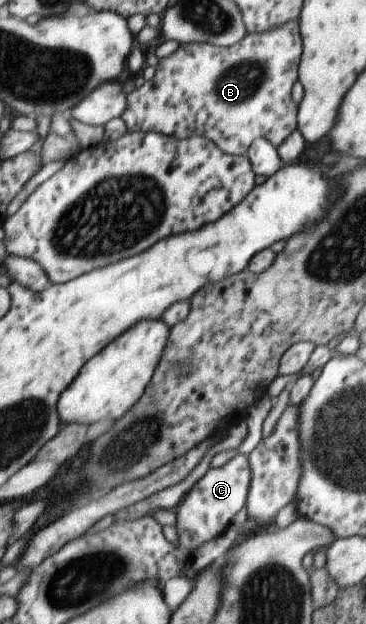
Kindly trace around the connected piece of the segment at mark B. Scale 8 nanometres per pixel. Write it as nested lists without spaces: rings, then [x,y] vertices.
[[[290,20],[287,24],[279,25],[265,32],[249,32],[242,41],[233,46],[217,46],[207,43],[181,44],[176,47],[176,51],[171,56],[160,57],[159,61],[155,63],[157,72],[153,79],[143,83],[139,89],[135,89],[130,95],[126,95],[126,111],[121,117],[127,123],[128,132],[158,132],[180,139],[201,135],[215,142],[225,154],[232,154],[233,156],[246,156],[255,141],[261,138],[277,148],[291,133],[297,130],[297,104],[292,99],[292,88],[299,80],[302,57],[303,46],[301,44],[299,20]]]

